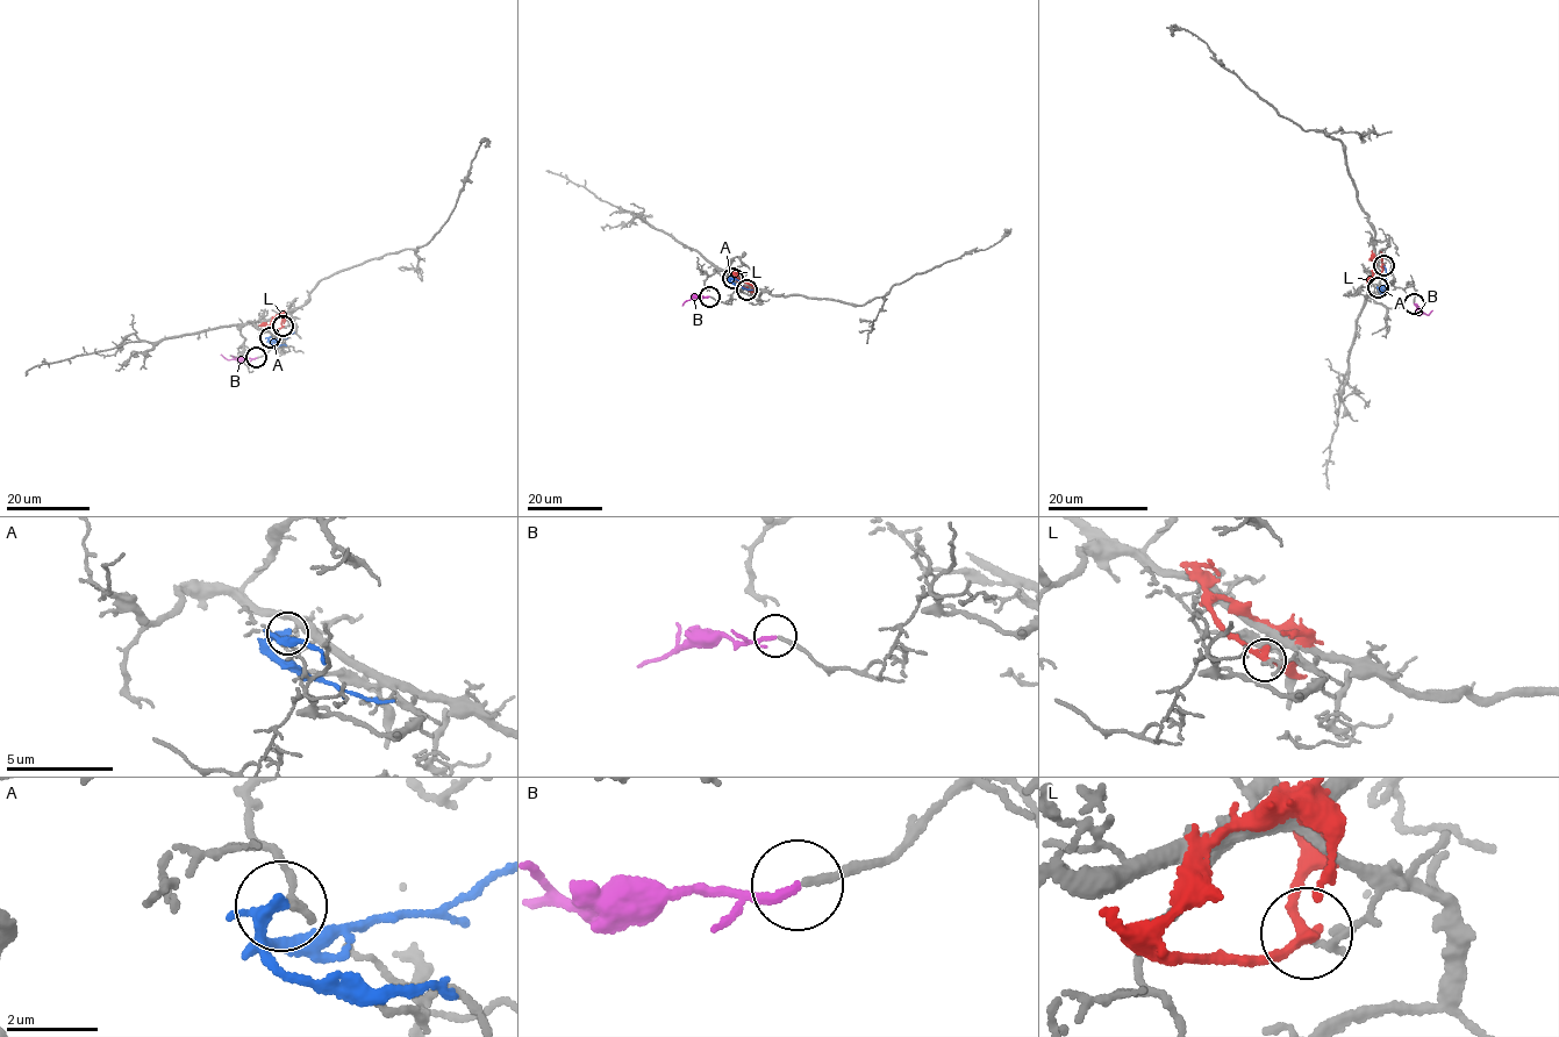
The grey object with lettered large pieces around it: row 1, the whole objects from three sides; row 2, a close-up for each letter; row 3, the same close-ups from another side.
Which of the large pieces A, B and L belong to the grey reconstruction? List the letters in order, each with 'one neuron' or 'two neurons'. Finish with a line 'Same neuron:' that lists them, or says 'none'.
A: two neurons
B: one neuron
L: two neurons
Same neuron: B

